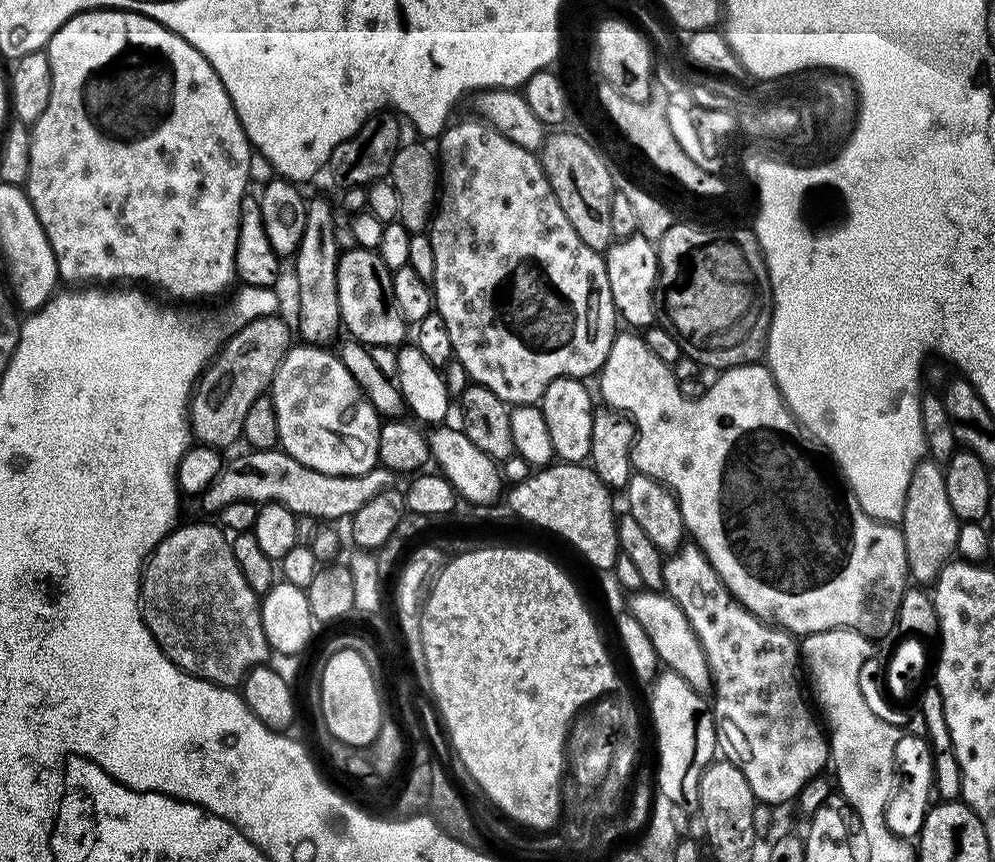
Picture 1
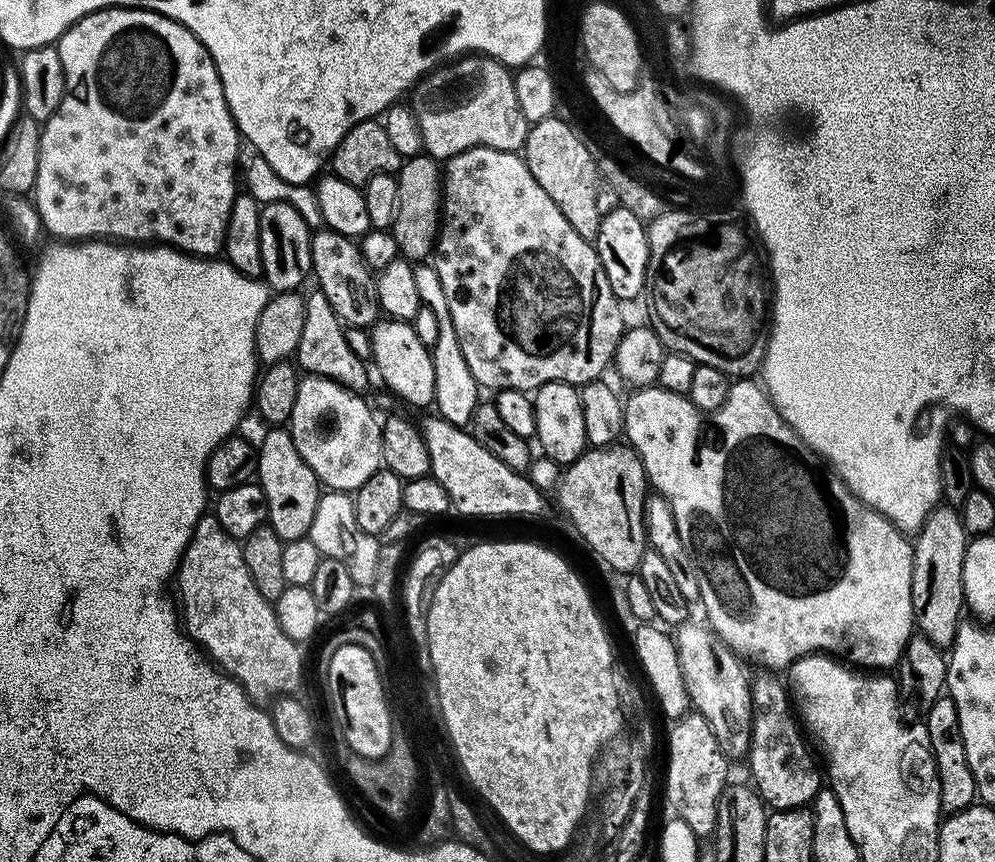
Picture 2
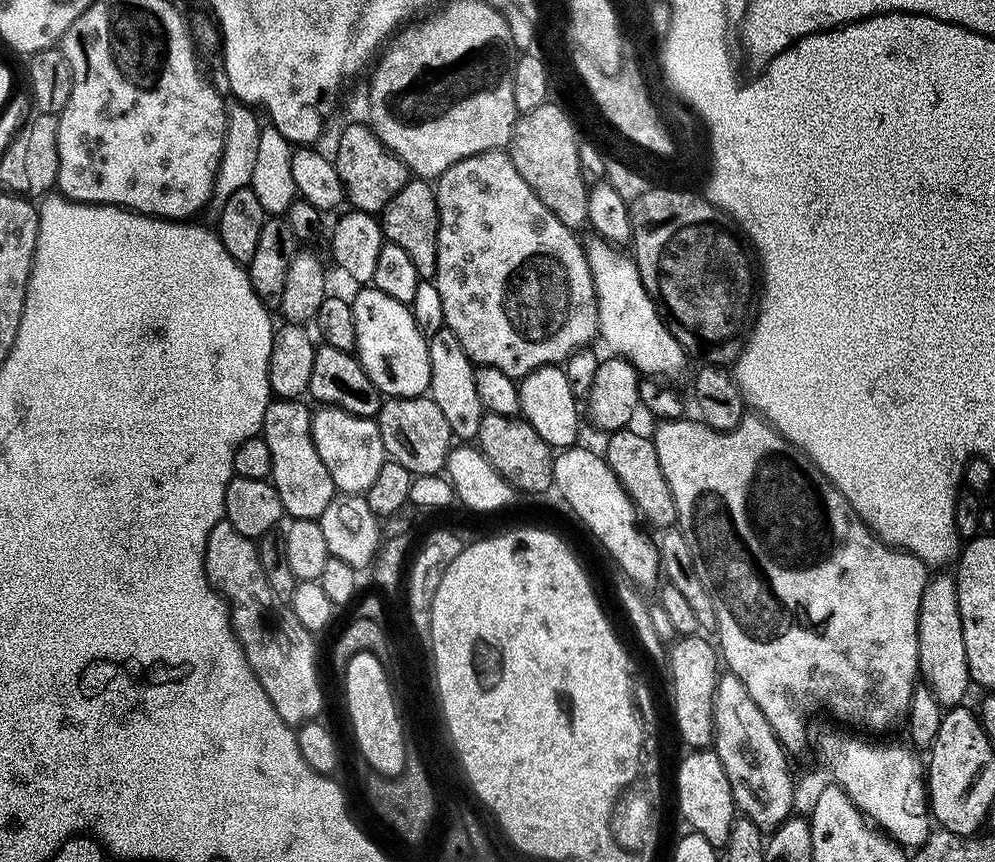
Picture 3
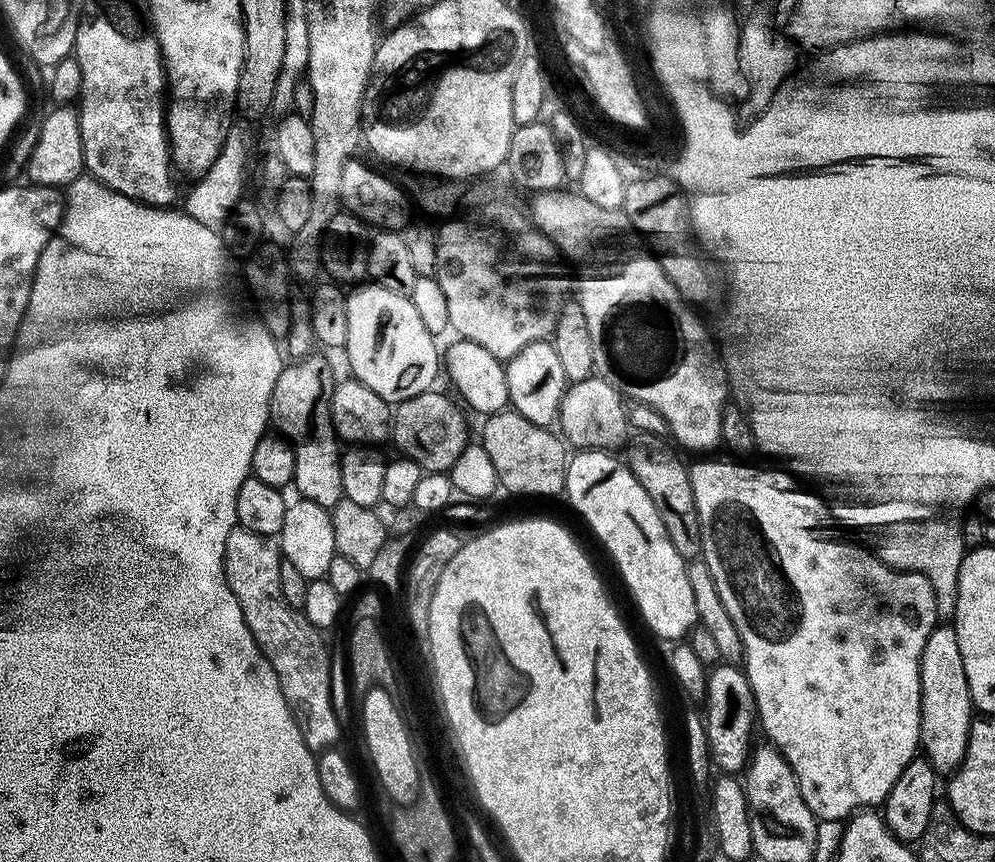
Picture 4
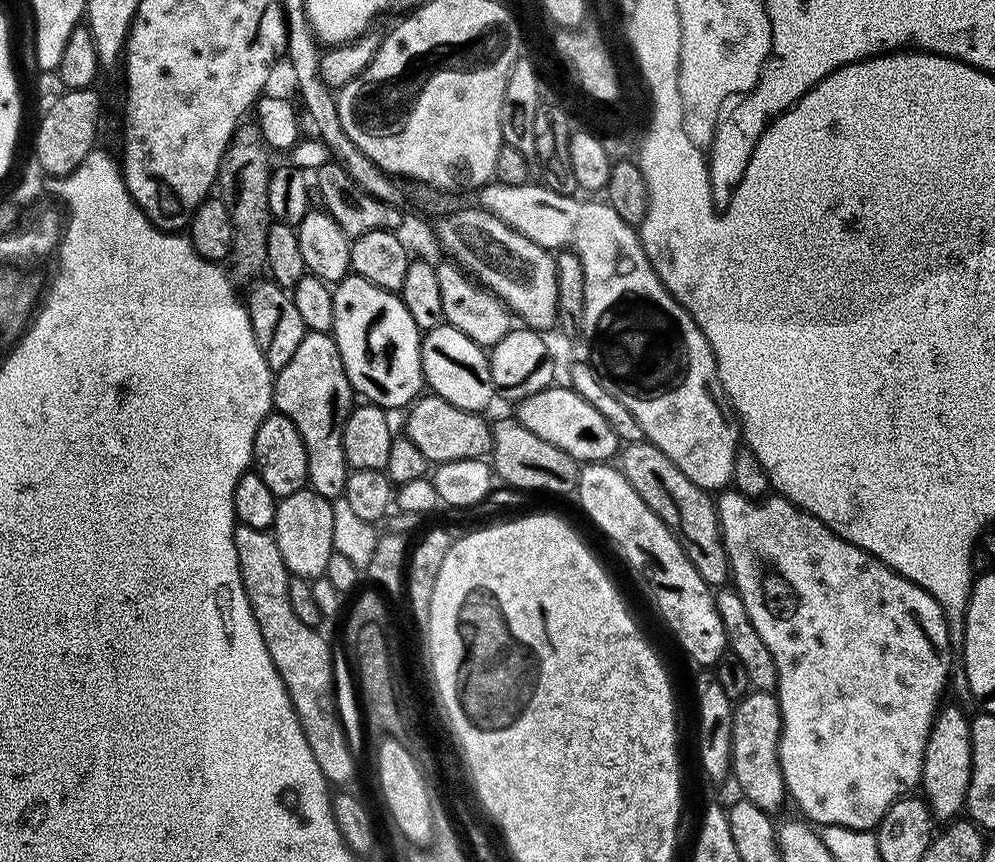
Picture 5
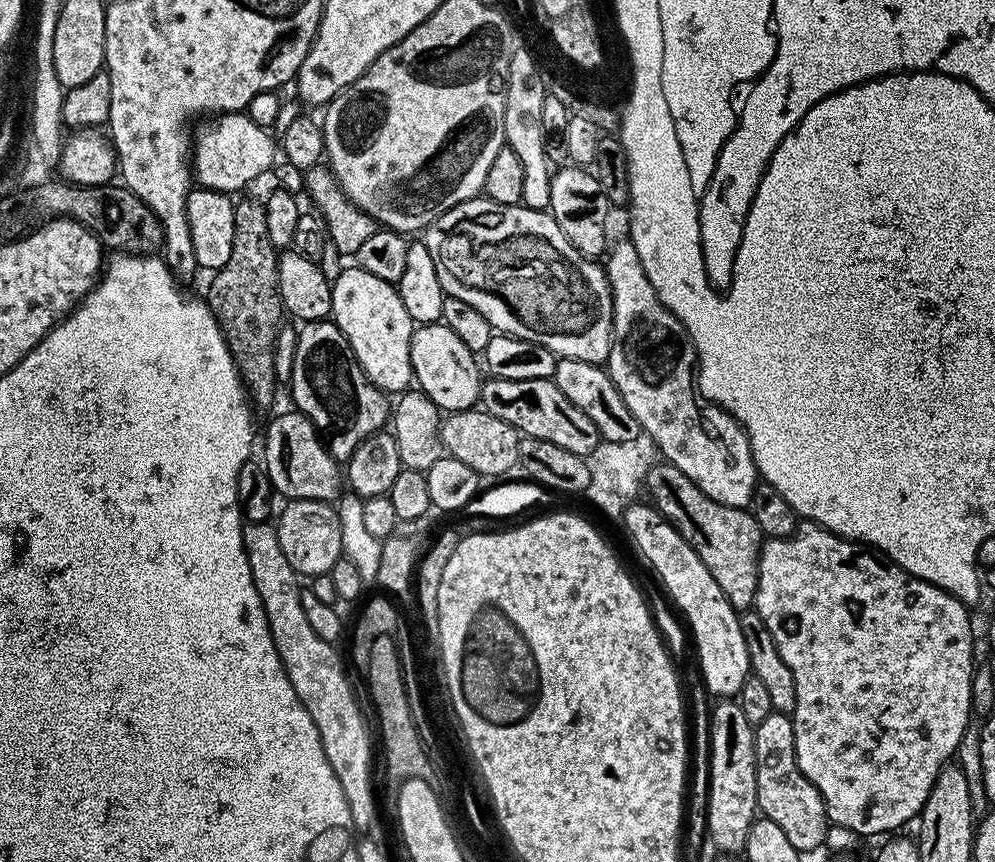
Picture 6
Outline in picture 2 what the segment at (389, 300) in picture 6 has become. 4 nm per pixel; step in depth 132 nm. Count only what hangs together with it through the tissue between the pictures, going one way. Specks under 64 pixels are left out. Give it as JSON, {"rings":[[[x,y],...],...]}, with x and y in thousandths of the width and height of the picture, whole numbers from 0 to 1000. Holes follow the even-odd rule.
{"rings":[[[386,369],[373,382],[374,387],[374,416],[373,421],[378,422],[382,430],[382,436],[386,440],[386,445],[398,459],[403,459],[410,469],[415,469],[418,473],[431,472],[436,462],[436,425],[434,423],[434,410],[431,400],[425,399],[420,392],[417,379],[413,375]]]}

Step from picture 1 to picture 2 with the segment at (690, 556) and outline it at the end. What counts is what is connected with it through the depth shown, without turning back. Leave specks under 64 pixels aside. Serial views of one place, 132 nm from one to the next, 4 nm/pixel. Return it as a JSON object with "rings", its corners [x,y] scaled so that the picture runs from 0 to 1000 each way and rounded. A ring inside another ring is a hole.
{"rings":[[[768,783],[772,784],[764,784],[761,789],[759,785],[754,794],[756,858],[752,862],[750,883],[752,882],[752,891],[756,894],[755,908],[773,939],[807,937],[815,934],[820,922],[826,918],[826,896],[825,892],[824,896],[820,892],[820,882],[812,874],[812,863],[808,860],[809,850],[798,829],[793,799],[776,785],[779,783]]]}

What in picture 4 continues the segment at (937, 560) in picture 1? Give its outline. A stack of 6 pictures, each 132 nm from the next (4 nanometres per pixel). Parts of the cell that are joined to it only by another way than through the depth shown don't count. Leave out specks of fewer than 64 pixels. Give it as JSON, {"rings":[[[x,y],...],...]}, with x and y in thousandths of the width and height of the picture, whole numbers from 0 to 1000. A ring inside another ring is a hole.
{"rings":[[[949,722],[931,742],[931,754],[927,754],[925,769],[925,868],[928,881],[942,898],[956,898],[965,890],[971,875],[978,834],[971,773],[967,773],[961,732],[956,723]]]}

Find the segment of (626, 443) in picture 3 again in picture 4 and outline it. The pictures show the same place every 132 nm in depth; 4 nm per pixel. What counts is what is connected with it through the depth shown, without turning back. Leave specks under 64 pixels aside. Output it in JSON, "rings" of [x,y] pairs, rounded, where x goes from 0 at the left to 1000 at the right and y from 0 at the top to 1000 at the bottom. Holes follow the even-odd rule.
{"rings":[[[644,505],[635,516],[633,516],[634,514],[630,516],[632,520],[629,537],[637,550],[637,555],[641,555],[645,568],[649,568],[649,573],[653,573],[653,582],[657,582],[657,587],[661,592],[661,596],[665,601],[665,610],[669,610],[669,619],[673,624],[673,629],[677,629],[683,645],[690,646],[692,644],[691,622],[698,623],[704,616],[697,587],[697,573],[693,564],[689,538],[679,530],[680,521],[674,514],[671,516],[666,515],[667,513],[661,506]]]}

